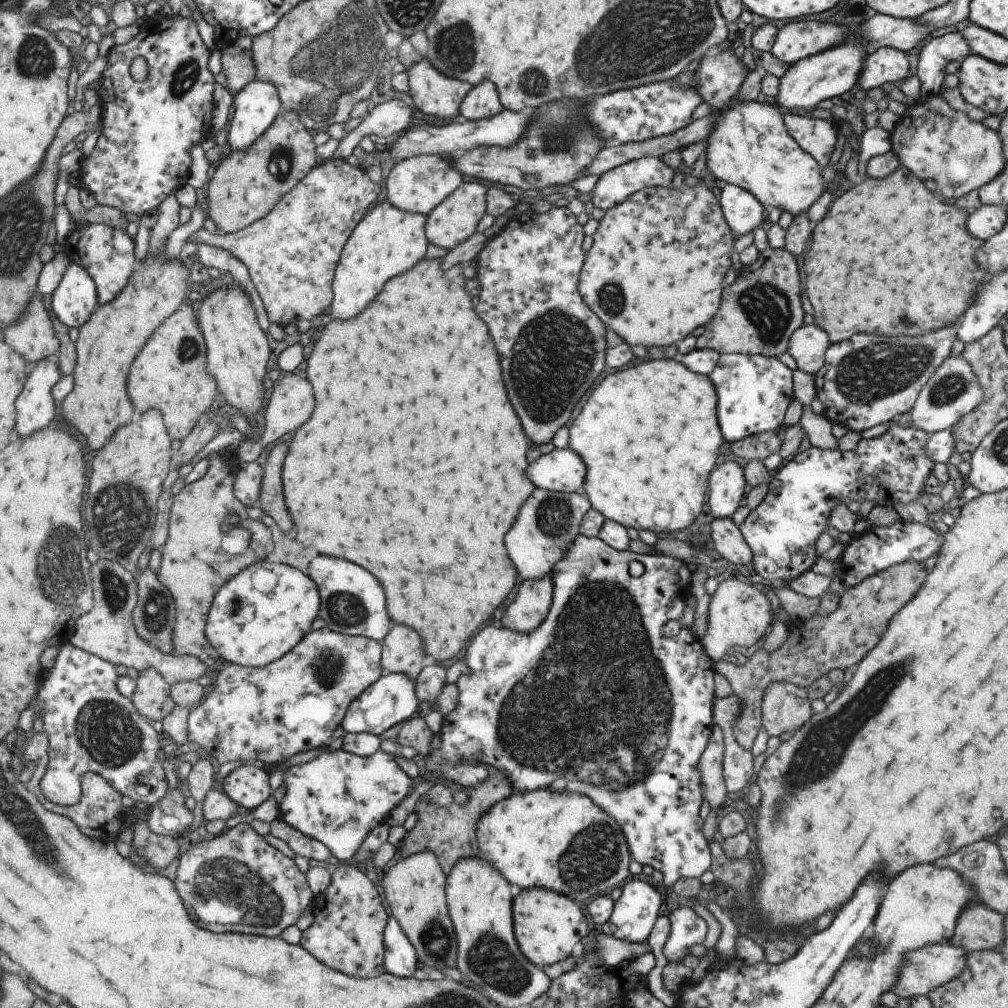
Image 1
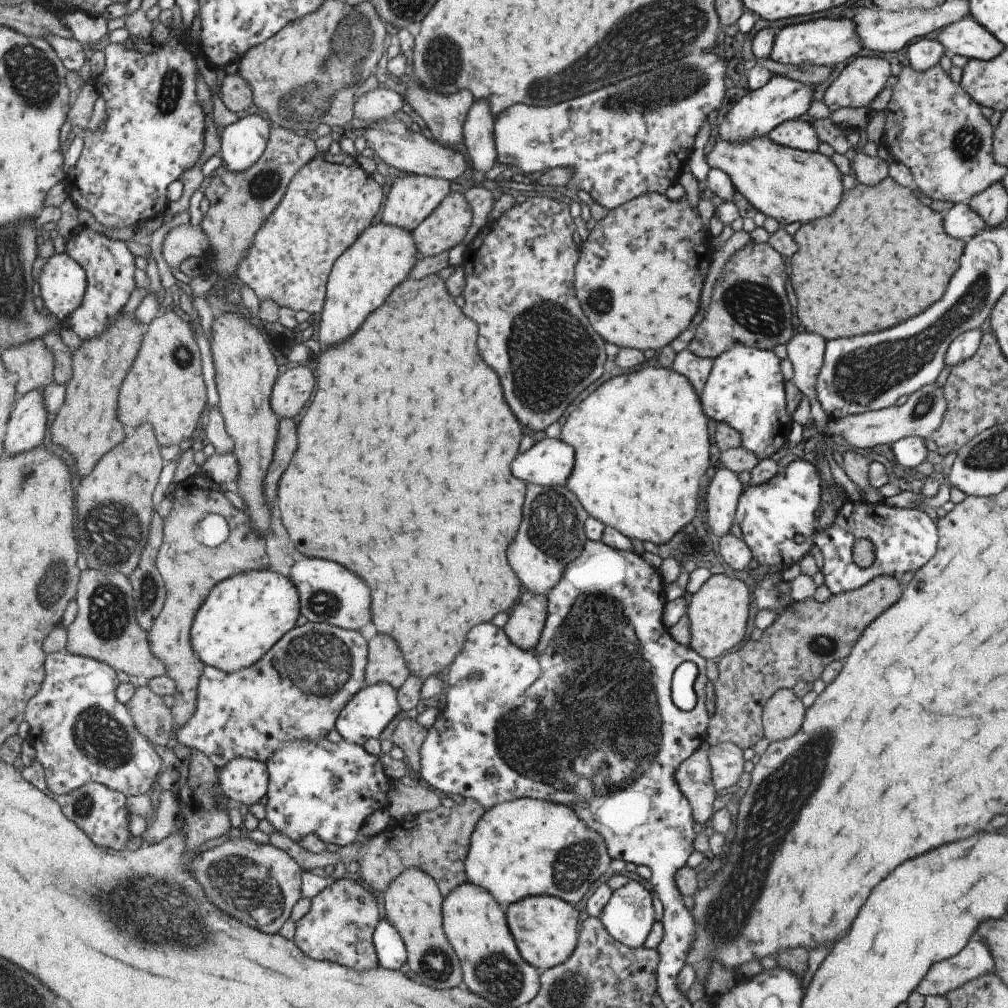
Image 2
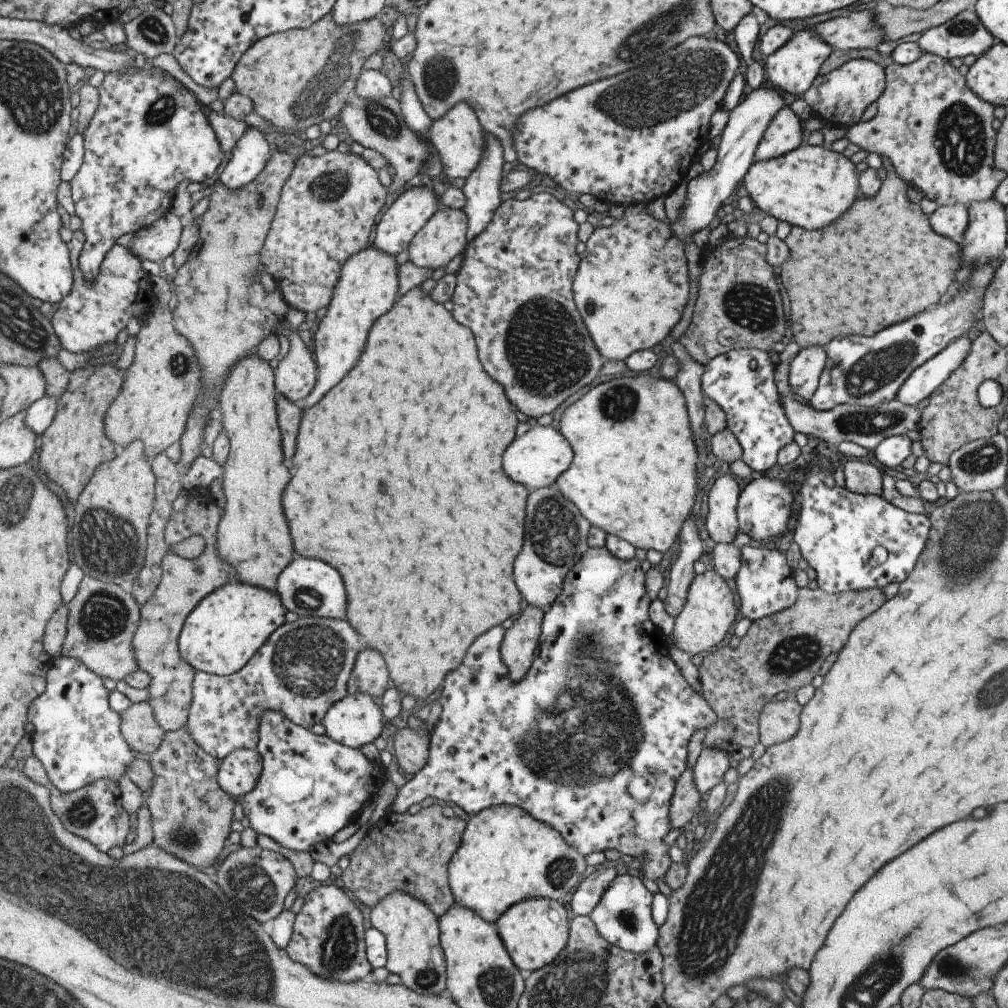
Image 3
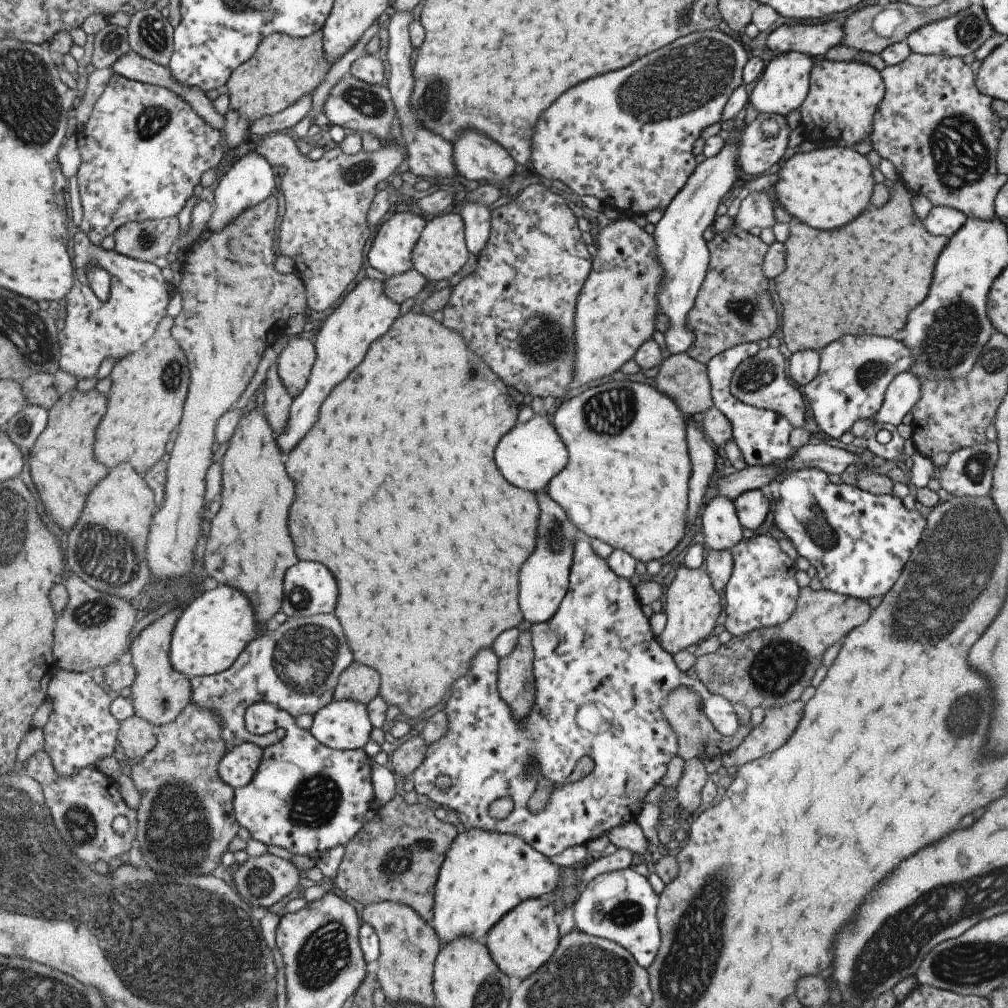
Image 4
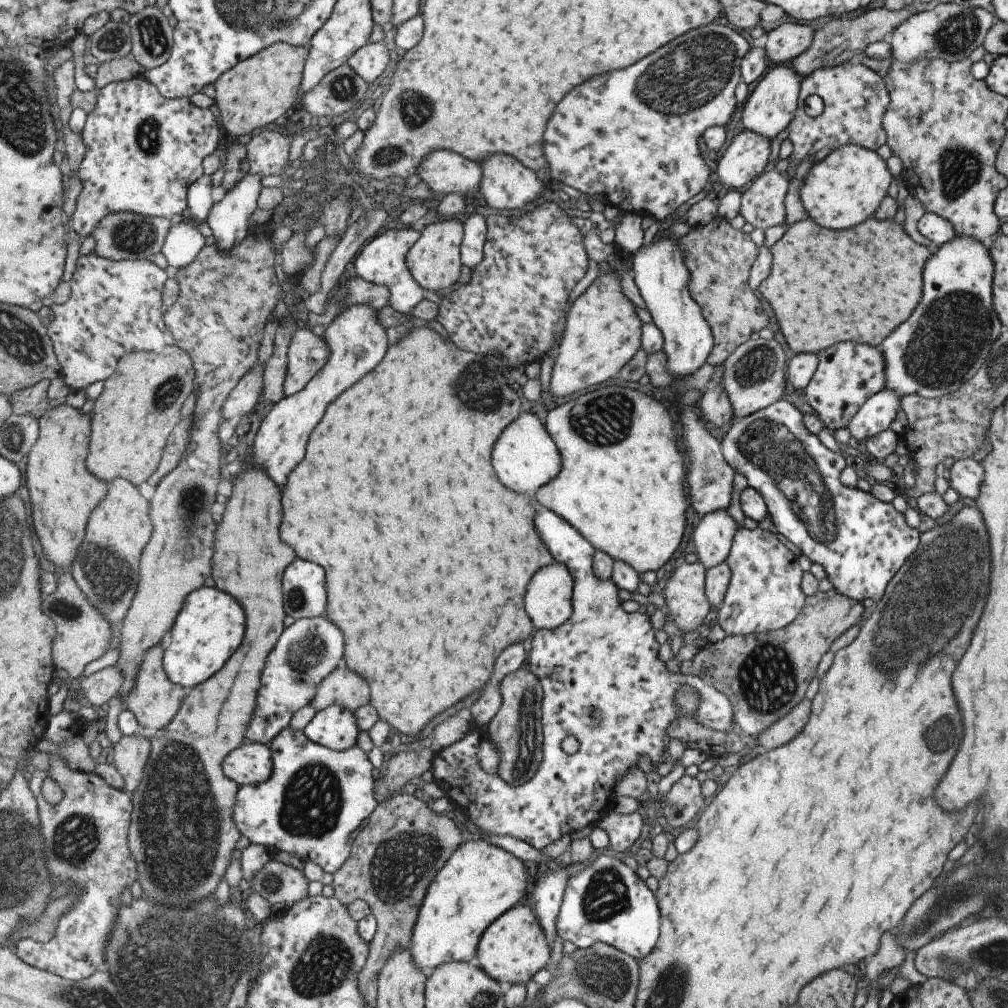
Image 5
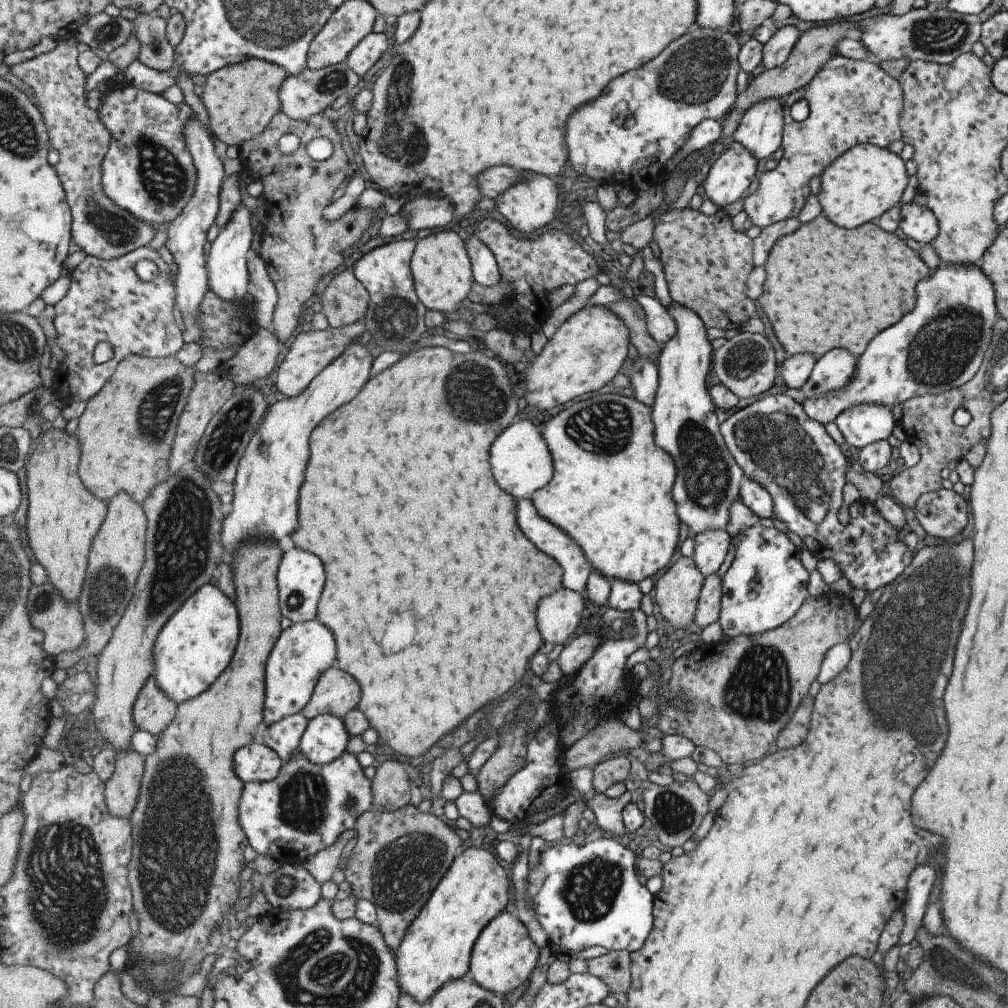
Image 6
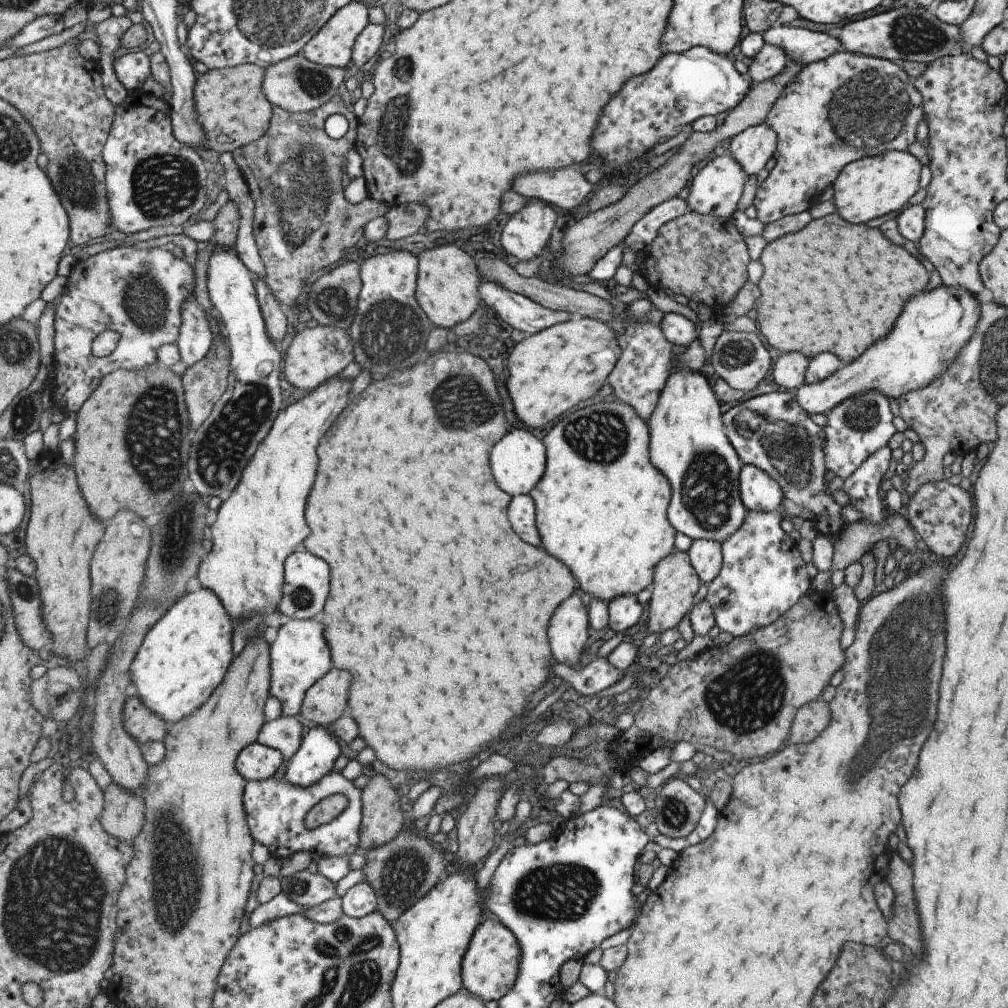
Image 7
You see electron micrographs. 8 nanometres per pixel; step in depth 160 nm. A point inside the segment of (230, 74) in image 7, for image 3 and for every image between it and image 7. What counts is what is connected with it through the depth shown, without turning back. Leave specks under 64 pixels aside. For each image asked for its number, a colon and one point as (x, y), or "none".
3: (301, 77)
4: (284, 69)
5: (257, 91)
6: (241, 100)

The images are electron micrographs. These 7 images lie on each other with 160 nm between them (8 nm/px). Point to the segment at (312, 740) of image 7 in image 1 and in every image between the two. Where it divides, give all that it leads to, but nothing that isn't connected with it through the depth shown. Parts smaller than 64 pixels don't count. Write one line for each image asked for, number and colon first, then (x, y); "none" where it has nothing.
1: (391, 700)
2: (369, 712)
3: (355, 721)
4: (344, 724)
5: (336, 727)
6: (326, 738)

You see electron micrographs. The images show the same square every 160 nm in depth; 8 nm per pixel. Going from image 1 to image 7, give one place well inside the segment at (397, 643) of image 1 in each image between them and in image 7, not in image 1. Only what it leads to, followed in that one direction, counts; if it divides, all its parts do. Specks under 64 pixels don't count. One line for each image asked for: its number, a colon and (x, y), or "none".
2: (386, 665)
3: (370, 675)
4: (362, 683)
5: (344, 687)
6: (337, 693)
7: (325, 702)

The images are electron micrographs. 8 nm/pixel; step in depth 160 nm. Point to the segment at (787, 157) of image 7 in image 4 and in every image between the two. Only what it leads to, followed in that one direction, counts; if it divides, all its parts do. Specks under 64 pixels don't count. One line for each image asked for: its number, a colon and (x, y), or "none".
4: (842, 96)
5: (854, 97)
6: (849, 101)

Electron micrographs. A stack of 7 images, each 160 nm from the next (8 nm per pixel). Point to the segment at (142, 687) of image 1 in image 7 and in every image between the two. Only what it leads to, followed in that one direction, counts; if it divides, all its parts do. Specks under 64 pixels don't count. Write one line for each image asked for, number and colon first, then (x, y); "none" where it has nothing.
2: (154, 719)
3: (140, 726)
4: (138, 737)
5: (131, 756)
6: (123, 789)
7: (124, 815)

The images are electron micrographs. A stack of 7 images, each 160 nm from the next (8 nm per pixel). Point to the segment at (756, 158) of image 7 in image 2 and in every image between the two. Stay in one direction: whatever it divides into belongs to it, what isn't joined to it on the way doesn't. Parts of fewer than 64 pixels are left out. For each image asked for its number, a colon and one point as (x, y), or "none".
2: (817, 42)
3: (792, 67)
4: (783, 84)
5: (769, 108)
6: (759, 130)

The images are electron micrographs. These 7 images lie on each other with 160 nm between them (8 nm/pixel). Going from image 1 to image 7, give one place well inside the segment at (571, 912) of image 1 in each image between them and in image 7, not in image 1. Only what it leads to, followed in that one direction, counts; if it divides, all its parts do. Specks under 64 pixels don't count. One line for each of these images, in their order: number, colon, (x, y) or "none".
2: (544, 928)
3: (533, 931)
4: (522, 940)
5: (513, 947)
6: (503, 955)
7: (489, 967)

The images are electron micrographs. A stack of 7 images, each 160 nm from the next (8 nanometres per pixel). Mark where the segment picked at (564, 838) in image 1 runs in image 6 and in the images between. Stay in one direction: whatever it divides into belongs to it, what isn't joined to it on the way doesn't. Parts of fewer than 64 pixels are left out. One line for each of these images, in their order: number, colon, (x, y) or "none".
2: (525, 847)
3: (505, 855)
4: (485, 874)
5: (478, 882)
6: (436, 948)

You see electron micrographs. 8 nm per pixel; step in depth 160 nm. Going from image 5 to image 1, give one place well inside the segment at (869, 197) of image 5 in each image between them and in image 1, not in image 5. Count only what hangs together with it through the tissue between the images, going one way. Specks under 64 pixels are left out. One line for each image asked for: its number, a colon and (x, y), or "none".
1: (748, 147)
2: (789, 185)
3: (809, 186)
4: (824, 188)

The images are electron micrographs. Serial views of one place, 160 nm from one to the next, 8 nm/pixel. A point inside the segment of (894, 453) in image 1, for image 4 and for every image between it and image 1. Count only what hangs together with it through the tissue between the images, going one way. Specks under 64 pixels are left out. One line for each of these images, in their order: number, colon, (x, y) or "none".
2: (777, 518)
3: (762, 512)
4: (751, 506)

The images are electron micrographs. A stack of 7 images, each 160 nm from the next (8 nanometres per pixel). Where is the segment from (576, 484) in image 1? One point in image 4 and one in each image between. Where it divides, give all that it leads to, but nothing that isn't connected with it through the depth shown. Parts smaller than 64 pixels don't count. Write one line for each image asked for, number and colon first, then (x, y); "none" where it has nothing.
2: (549, 462)
3: (536, 458)
4: (529, 455)

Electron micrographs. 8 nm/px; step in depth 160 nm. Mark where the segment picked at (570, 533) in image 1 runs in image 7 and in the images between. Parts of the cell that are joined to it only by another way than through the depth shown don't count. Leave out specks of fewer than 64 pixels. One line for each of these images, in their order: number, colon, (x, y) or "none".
2: (538, 556)
3: (554, 526)
4: (543, 580)
5: (547, 602)
6: (558, 615)
7: (567, 630)

